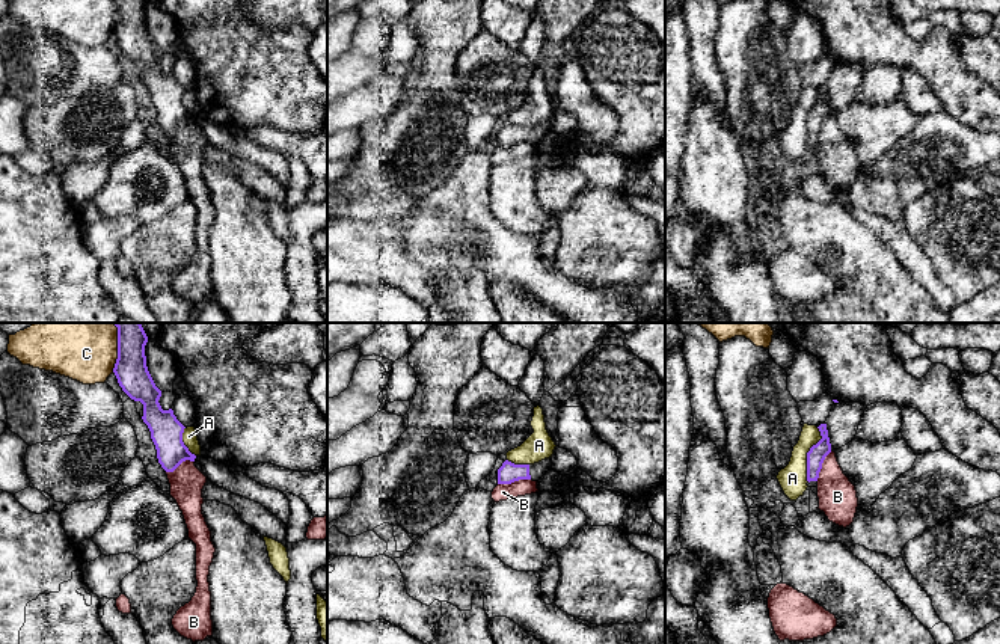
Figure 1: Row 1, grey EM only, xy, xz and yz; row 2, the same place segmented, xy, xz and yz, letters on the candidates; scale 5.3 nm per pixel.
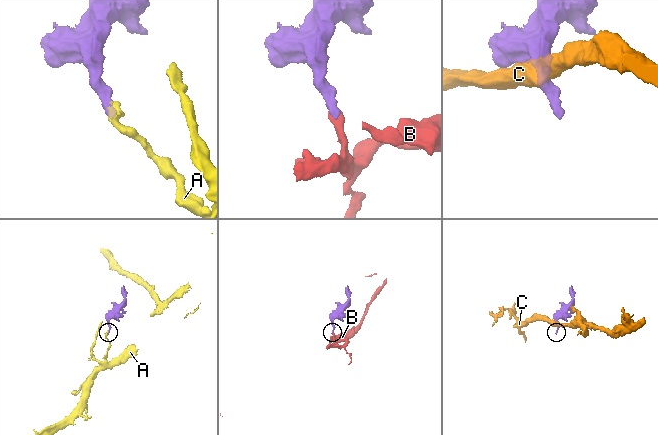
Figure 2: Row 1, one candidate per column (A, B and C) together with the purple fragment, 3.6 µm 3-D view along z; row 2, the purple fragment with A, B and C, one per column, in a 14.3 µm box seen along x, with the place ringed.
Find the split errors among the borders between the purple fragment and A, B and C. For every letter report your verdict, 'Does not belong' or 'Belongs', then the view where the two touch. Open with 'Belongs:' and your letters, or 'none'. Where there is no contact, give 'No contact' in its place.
Belongs: none
A: Does not belong. Touches purple in yz
B: Does not belong. Touches purple in xz
C: Does not belong. Touches purple in xy

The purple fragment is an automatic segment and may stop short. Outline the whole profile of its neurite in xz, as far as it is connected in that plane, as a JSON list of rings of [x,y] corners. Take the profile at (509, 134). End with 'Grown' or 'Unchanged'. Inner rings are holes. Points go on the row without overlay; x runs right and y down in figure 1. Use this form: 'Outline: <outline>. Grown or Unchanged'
Outline: [[[544,121],[534,127],[514,127],[508,122],[498,131],[498,146],[511,146],[519,142],[538,143],[552,131],[552,121]]]. Grown

